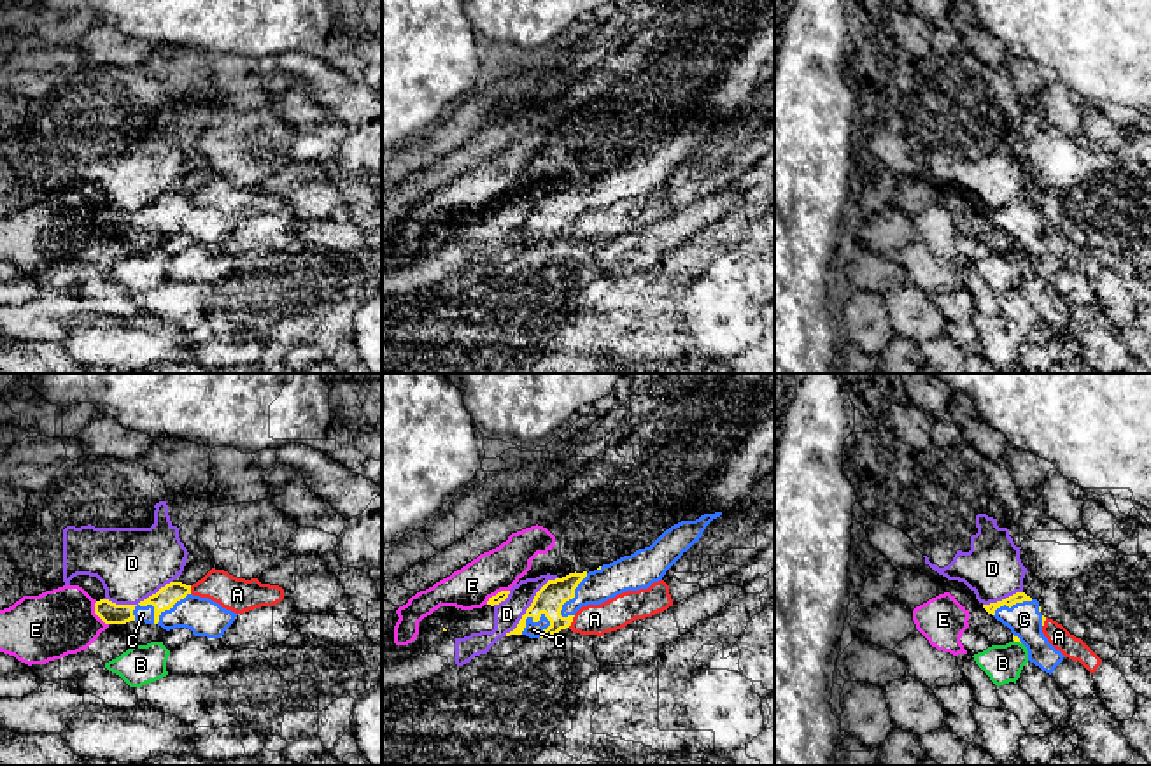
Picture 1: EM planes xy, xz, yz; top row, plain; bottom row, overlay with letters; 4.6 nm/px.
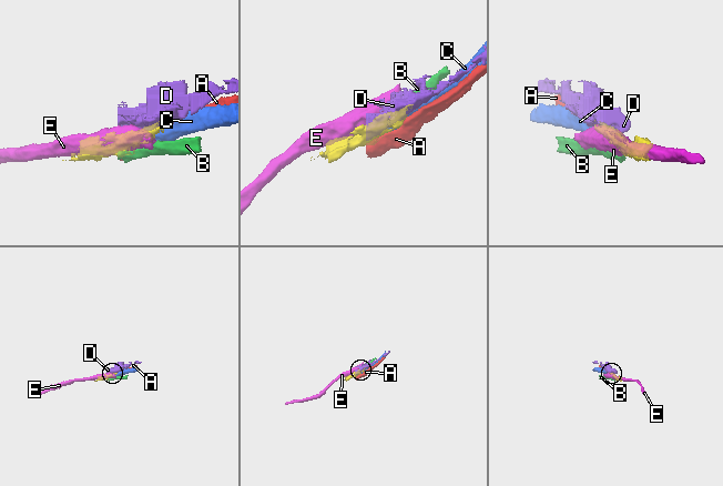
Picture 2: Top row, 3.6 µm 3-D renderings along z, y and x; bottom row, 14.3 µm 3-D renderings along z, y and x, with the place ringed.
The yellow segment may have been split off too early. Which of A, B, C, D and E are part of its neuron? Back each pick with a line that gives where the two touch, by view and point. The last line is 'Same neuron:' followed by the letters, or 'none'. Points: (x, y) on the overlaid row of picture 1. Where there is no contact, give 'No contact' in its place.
C: Touches yellow at xy (155, 617)
Same neuron: C

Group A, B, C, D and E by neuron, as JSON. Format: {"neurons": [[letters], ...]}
{"neurons": [["A"], ["B"], ["C"], ["D"], ["E"]]}

